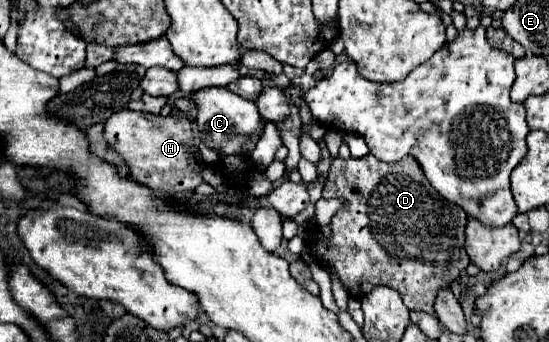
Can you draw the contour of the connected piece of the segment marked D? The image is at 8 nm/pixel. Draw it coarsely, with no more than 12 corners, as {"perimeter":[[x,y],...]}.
{"perimeter":[[335,158],[319,262],[363,298],[435,314],[469,266],[467,214],[415,158]]}

